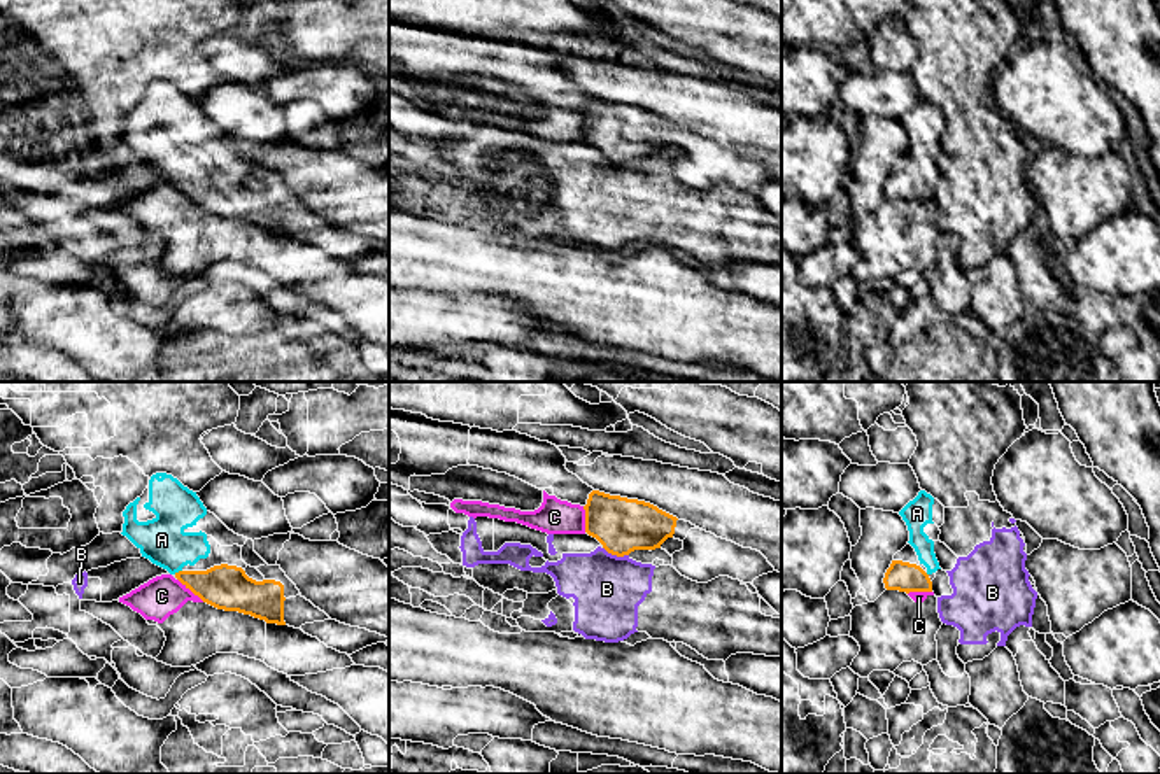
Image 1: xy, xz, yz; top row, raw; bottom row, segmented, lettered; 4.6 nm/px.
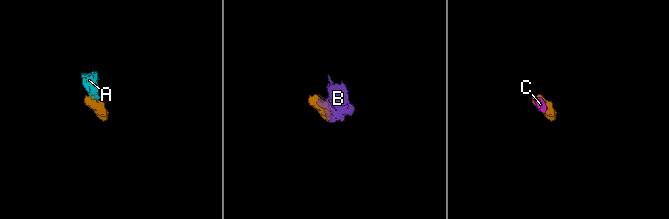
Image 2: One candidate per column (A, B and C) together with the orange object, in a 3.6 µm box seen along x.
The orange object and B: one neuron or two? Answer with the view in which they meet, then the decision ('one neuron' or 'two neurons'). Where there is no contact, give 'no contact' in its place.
meets orange in xz; two neurons

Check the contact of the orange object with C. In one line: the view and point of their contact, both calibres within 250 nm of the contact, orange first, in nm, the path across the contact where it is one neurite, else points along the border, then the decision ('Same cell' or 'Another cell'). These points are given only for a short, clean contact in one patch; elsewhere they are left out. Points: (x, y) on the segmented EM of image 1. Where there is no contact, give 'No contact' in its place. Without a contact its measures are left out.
Touches orange at xy (191, 591). Thickness 200 nm (orange) against 190 nm. Boundary: xy (177, 578), (204, 601). Another cell

